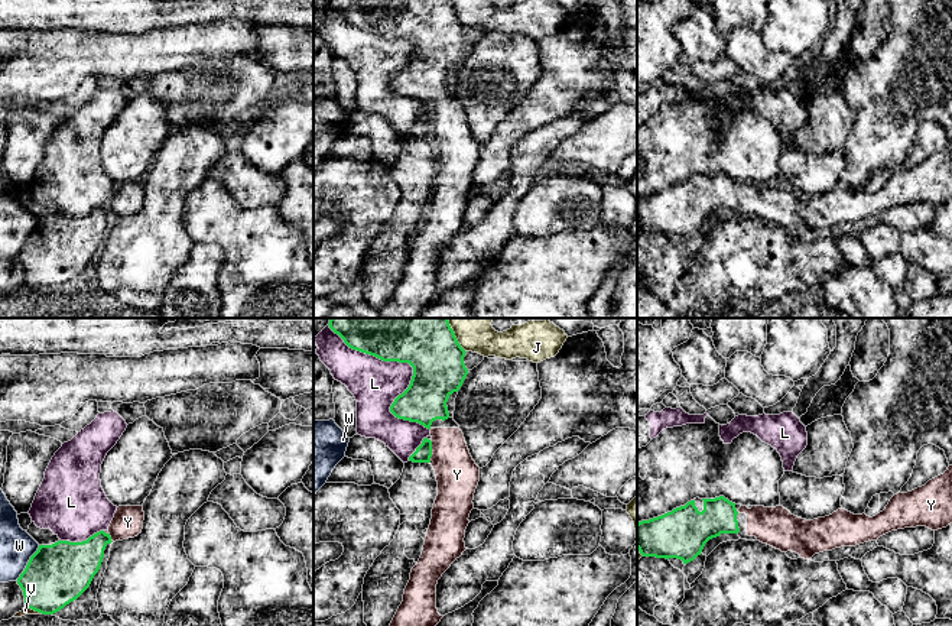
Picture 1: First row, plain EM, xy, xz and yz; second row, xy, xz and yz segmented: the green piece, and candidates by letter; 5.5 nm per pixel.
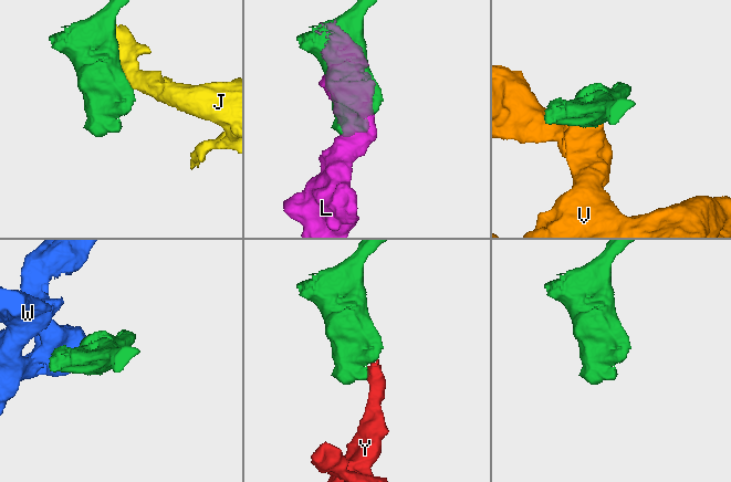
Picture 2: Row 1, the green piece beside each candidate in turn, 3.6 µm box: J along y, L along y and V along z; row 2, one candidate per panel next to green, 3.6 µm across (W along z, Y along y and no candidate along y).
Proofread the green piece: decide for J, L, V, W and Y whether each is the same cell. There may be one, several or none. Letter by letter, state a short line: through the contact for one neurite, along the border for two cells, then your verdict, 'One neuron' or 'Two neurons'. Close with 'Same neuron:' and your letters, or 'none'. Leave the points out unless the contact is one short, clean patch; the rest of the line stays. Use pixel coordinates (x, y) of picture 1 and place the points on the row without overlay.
J: Two neurons
L: Two neurons
V: Line: xy (25, 281), (42, 289). Two neurons
W: Line: xy (39, 221), (16, 256). Two neurons
Y: One neuron
Same neuron: Y

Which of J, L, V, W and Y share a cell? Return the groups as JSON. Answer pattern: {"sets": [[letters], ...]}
{"sets": [["J"], ["L"], ["V"], ["W"], ["Y"]]}

